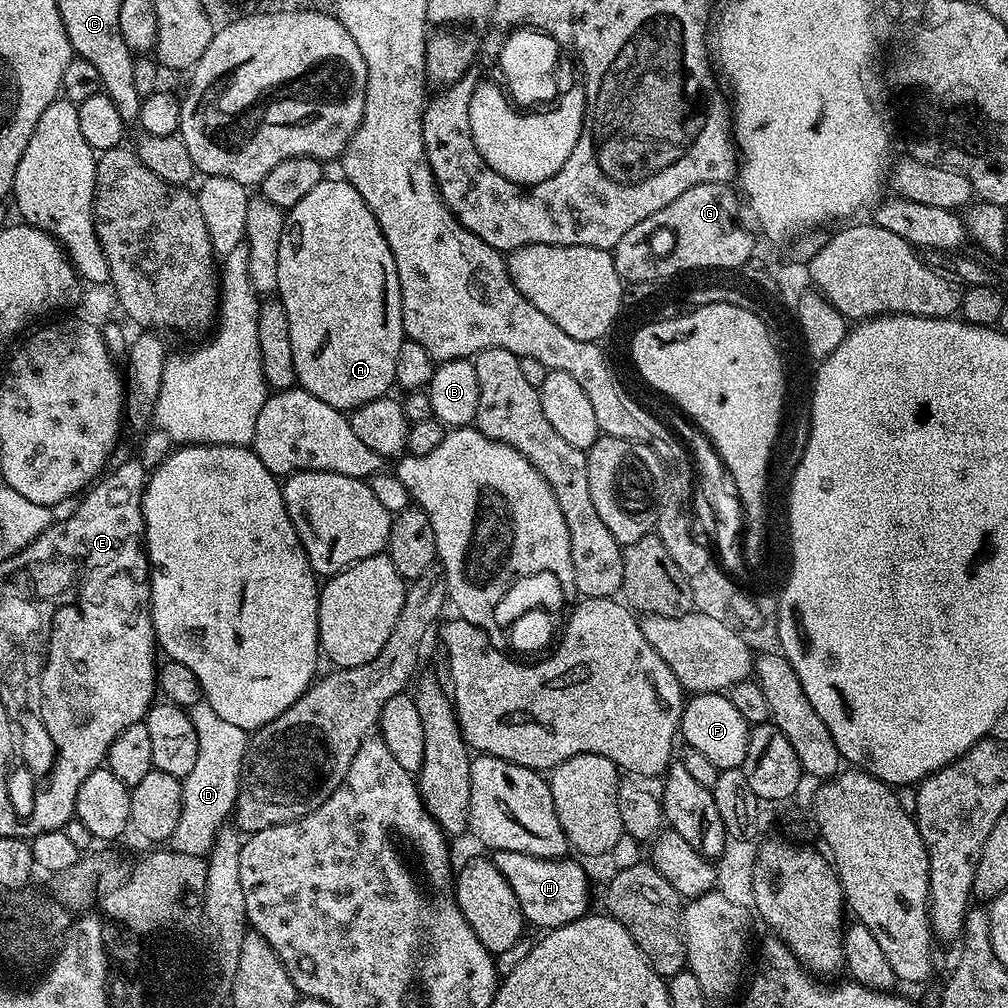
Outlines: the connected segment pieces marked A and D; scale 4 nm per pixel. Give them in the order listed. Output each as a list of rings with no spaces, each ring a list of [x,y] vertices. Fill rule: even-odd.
[[[325,178],[298,202],[298,206],[287,209],[282,230],[282,242],[278,242],[278,299],[286,310],[286,317],[290,328],[290,350],[294,350],[294,370],[296,383],[304,388],[314,398],[322,398],[326,406],[334,406],[345,414],[366,406],[366,402],[374,402],[379,396],[389,395],[390,389],[396,383],[394,362],[398,362],[398,350],[404,341],[404,319],[402,318],[402,294],[398,286],[398,270],[394,266],[394,254],[390,254],[390,246],[362,194],[354,190],[354,186],[343,178],[331,180]]]
[[[205,700],[195,703],[186,711],[198,734],[198,759],[190,774],[183,777],[182,814],[179,815],[174,834],[169,836],[168,844],[175,852],[207,857],[214,845],[215,834],[235,811],[248,734],[245,729],[219,717]]]

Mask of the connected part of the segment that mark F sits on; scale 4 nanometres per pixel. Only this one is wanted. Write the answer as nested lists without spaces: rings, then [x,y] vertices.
[[[697,692],[689,695],[684,701],[684,709],[680,715],[680,726],[678,729],[679,739],[684,739],[683,743],[687,747],[699,750],[709,762],[714,762],[716,768],[723,770],[726,768],[739,768],[743,765],[746,758],[749,731],[750,726],[746,722],[746,718],[742,718],[738,706],[734,706],[731,695],[723,692]]]

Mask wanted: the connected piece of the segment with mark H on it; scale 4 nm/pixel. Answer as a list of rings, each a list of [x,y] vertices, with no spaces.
[[[514,850],[492,852],[490,859],[502,870],[502,878],[510,882],[514,898],[518,898],[525,921],[539,930],[561,928],[589,911],[588,876],[579,864],[579,859],[561,858],[558,860],[539,860],[530,854],[518,854]]]

